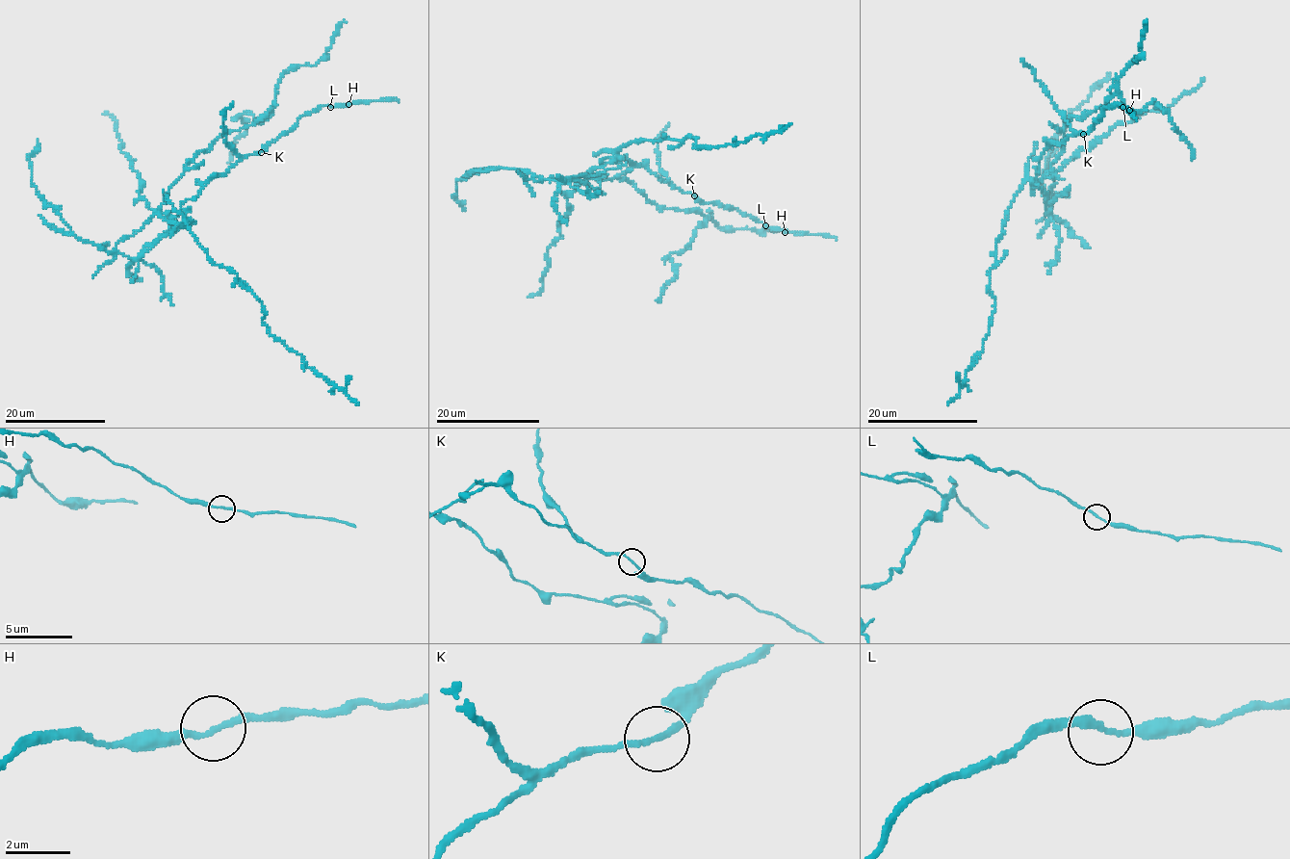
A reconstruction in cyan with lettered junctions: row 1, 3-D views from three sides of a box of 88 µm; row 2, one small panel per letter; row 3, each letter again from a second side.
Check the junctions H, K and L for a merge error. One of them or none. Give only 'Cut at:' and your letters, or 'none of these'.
Cut at: K

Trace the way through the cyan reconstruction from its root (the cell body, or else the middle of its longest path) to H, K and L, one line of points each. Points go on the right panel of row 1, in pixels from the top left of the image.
H: (1047, 173), (1036, 185), (1039, 157), (1049, 143), (1087, 134), (1106, 108), (1117, 104), (1129, 110)
K: (1047, 173), (1036, 185), (1039, 157), (1048, 143), (1059, 143), (1074, 133), (1084, 133)
L: (1047, 173), (1036, 185), (1039, 157), (1048, 143), (1087, 134), (1106, 108), (1122, 107)

